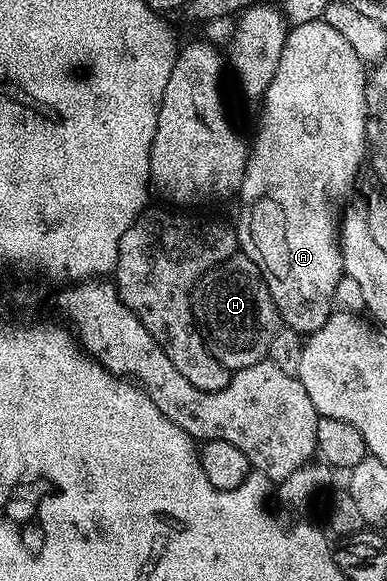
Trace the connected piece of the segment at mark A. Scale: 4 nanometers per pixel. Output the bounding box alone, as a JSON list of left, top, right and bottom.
[234,19,369,335]

